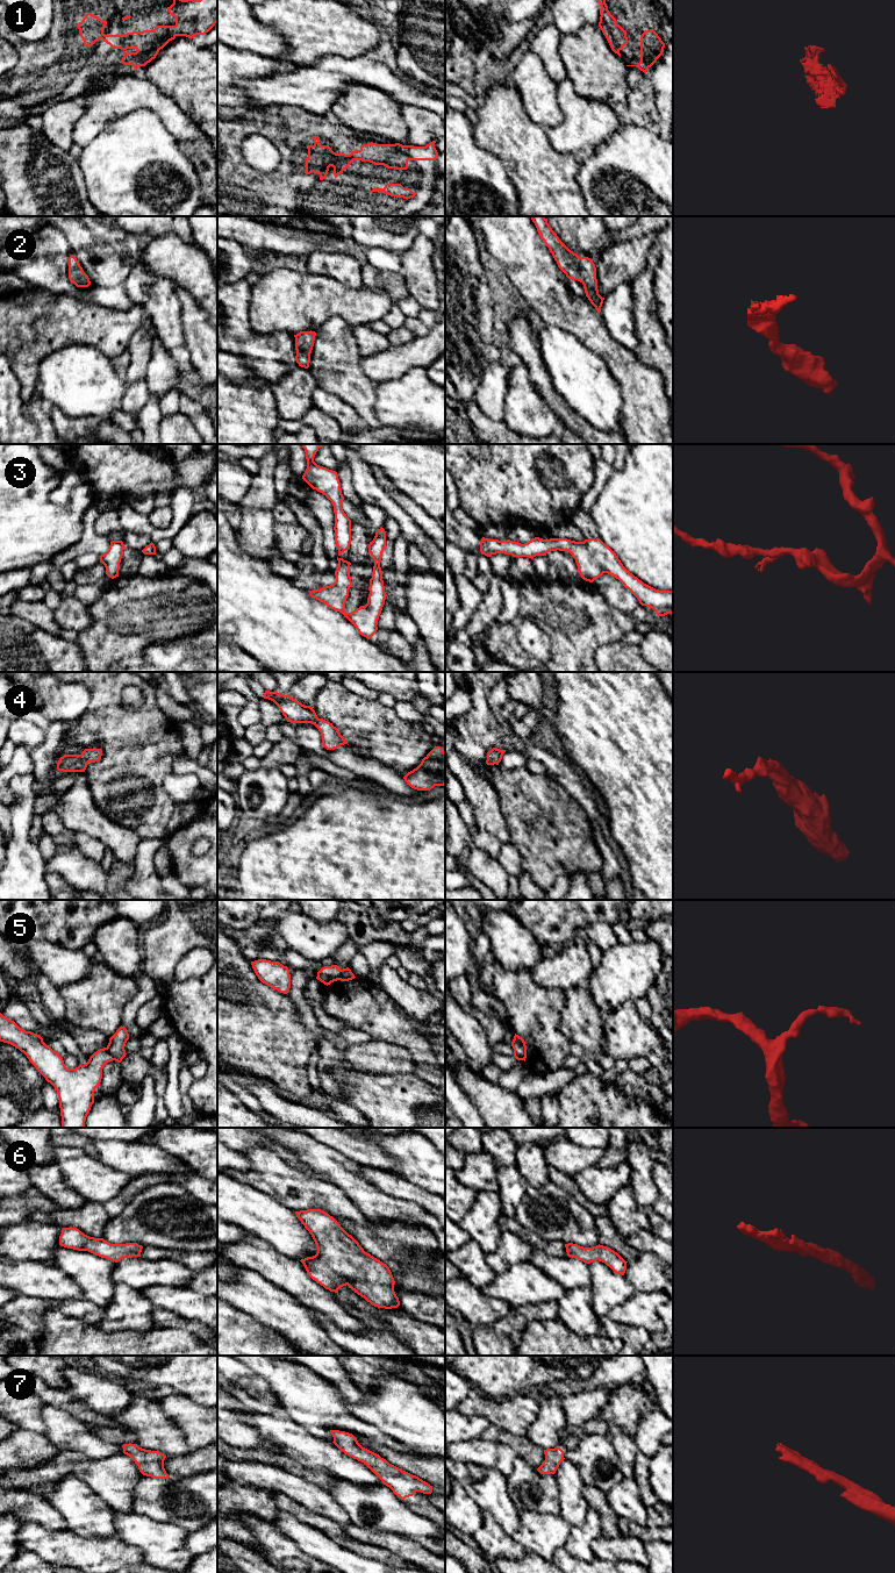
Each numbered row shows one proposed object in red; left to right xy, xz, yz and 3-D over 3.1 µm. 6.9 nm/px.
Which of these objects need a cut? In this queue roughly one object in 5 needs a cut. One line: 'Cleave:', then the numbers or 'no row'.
Cleave: 5

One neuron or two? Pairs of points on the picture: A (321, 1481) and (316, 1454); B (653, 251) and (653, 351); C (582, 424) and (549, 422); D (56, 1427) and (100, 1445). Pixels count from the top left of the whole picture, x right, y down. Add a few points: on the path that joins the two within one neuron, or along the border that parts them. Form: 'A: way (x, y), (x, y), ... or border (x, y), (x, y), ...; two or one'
A: border (293, 1459), (307, 1468), (323, 1470), (330, 1475); two
B: way (648, 276), (646, 322), (649, 327); one
C: border (544, 399), (560, 421); two
D: way (66, 1431), (78, 1436), (90, 1445); one

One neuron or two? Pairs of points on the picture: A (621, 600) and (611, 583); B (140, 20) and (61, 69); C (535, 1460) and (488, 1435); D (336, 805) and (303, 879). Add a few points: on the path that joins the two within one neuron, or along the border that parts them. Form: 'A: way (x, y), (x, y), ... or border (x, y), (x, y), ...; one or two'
A: way (617, 595), (611, 587); one
B: way (120, 30), (99, 31), (80, 49); one
C: way (523, 1449), (512, 1439), (500, 1436); one
D: way (336, 823), (336, 846), (322, 860); one

